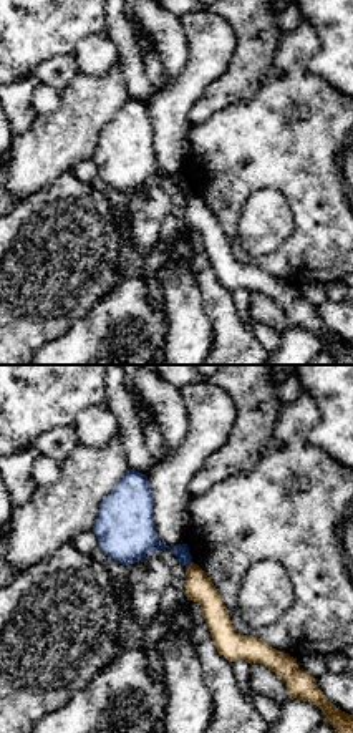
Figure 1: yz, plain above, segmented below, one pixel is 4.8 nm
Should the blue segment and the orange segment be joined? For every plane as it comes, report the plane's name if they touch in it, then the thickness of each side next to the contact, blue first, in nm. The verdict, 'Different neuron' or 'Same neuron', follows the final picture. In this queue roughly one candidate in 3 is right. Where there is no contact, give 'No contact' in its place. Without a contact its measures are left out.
Touches blue in yz. Thickness 130 nm (blue) against 140 nm

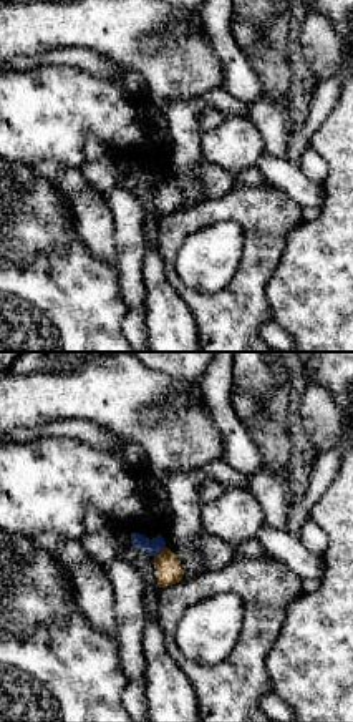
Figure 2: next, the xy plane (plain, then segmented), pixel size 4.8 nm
Touches blue in xy. Thickness 80 nm (blue) against 130 nm

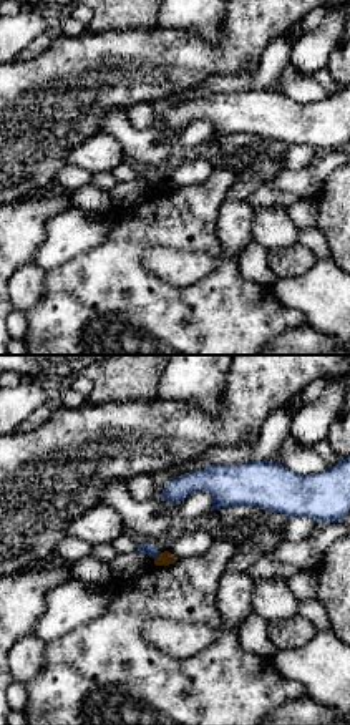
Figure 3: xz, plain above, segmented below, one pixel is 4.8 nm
Touches blue in xz. Thickness 50 nm (blue) against 70 nm

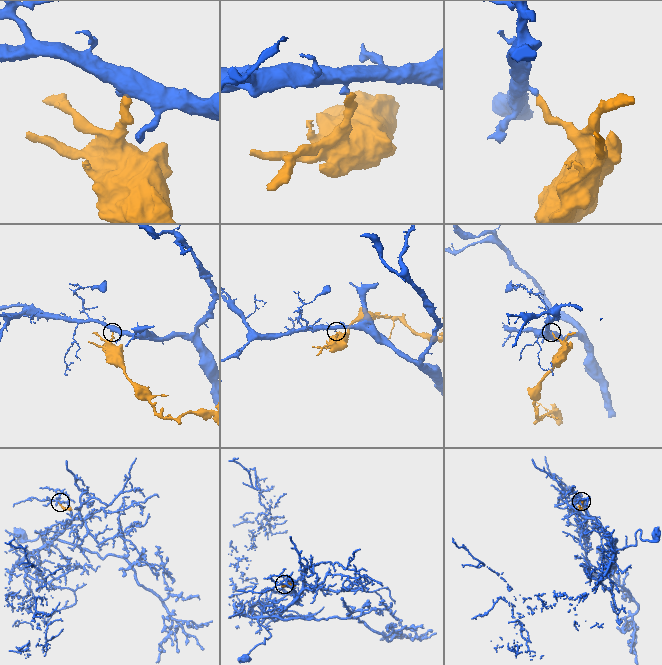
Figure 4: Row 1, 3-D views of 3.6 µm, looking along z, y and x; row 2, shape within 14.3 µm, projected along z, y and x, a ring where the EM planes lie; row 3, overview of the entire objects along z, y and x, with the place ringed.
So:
Different neuron

